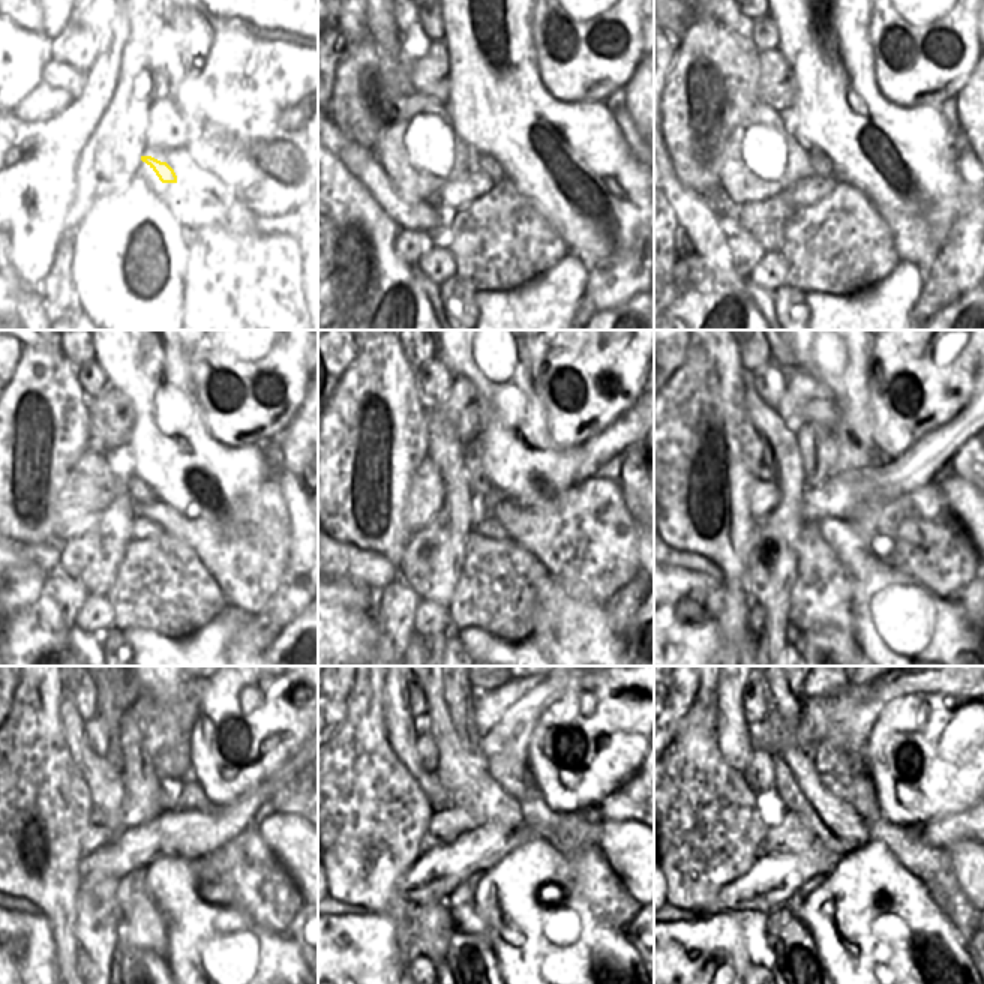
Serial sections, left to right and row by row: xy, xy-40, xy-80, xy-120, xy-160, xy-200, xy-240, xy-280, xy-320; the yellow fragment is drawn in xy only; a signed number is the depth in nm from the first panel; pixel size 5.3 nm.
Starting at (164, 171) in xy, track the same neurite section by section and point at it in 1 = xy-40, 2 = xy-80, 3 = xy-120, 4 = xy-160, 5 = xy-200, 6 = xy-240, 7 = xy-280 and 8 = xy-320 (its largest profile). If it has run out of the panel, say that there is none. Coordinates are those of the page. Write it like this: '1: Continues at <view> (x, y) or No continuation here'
1: Continues at xy-40 (482, 161)
2: Continues at xy-80 (819, 164)
3: Continues at xy-120 (141, 494)
4: Continues at xy-160 (477, 480)
5: Continues at xy-200 (815, 464)
6: Continues at xy-240 (138, 804)
7: Continues at xy-280 (459, 708)
8: Continues at xy-320 (792, 711)

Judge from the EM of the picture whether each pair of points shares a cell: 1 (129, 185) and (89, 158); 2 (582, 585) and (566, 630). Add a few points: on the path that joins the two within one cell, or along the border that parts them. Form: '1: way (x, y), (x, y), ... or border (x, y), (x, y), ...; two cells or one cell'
1: border (132, 153), (132, 158), (114, 176), (93, 189); two cells
2: border (551, 576), (572, 596), (602, 603); two cells

